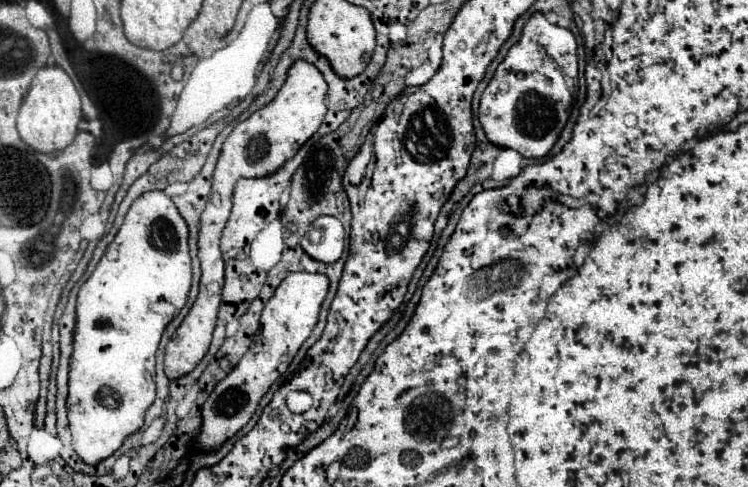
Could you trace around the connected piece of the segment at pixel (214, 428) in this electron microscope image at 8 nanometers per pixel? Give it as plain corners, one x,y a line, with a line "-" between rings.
291,272
275,290
273,298
265,304
261,312
261,330
255,336
251,348
243,354
239,364
215,386
209,394
207,402
201,408
203,428
195,438
195,450
215,450
227,438
231,438
239,428
243,428
253,412
257,410
261,398
271,388
271,384
289,368
293,356
313,332
317,324
317,316
321,310
321,302
327,296
329,278
325,274
311,272

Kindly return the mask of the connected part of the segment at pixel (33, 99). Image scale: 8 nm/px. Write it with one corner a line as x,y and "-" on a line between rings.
45,66
37,72
37,76
31,82
31,88
21,104
19,116
17,116
17,130
19,136
37,152
55,152
67,148
75,134
79,132
79,120
83,118
81,112
81,100
75,90
73,80
67,76
67,72
59,66

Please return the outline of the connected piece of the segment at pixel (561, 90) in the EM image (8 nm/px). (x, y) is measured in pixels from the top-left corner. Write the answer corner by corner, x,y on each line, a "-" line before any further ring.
535,12
525,22
521,40
509,48
481,96
479,120
487,138
497,146
517,150
525,158
545,156
569,118
571,82
577,82
575,36

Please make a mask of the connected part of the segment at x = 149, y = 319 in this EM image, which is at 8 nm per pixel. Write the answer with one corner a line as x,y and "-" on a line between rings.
163,190
145,192
131,204
117,236
107,246
95,272
79,288
73,354
69,364
67,412
73,448
87,464
97,464
109,458
129,434
137,432
143,426
147,408
155,400
155,350
165,326
185,306
191,288
187,236
187,224
173,200

